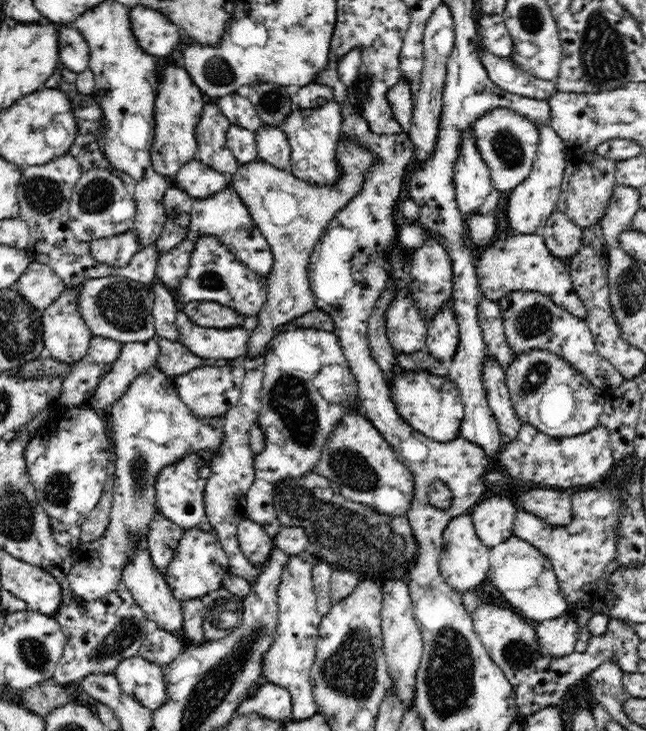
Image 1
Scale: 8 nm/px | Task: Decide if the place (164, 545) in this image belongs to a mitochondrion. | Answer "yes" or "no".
yes

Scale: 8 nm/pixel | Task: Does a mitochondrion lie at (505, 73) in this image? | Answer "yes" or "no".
no

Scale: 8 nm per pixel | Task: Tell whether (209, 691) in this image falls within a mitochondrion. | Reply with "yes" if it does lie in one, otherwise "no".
yes

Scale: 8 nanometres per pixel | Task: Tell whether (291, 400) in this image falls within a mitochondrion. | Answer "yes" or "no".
yes

